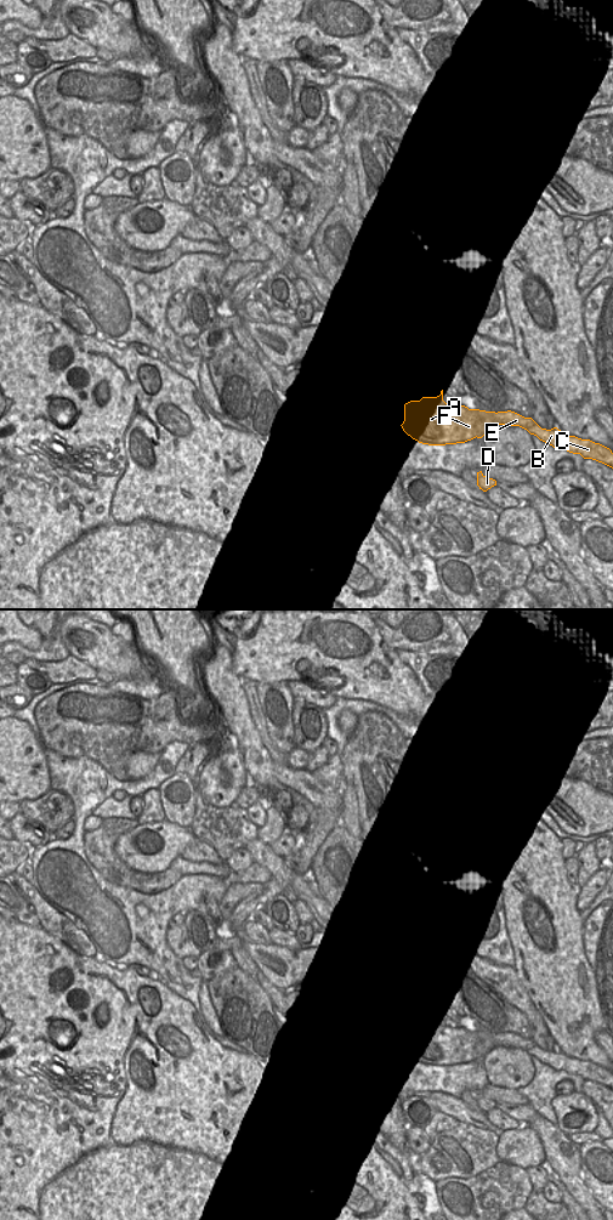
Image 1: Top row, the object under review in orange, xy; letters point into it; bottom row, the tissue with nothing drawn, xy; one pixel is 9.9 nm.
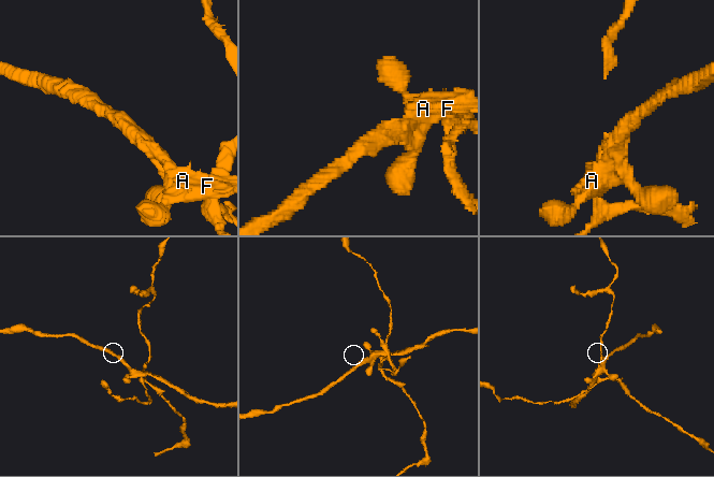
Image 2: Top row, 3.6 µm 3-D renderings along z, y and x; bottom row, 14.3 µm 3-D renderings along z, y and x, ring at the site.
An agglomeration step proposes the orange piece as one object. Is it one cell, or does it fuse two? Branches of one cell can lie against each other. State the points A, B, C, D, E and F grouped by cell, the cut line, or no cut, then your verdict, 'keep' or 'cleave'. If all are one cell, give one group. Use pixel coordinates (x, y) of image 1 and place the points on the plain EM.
A B C E F / D; cut in xy along (471, 1031), (475, 1031), (480, 1037), (475, 1057); cleave

